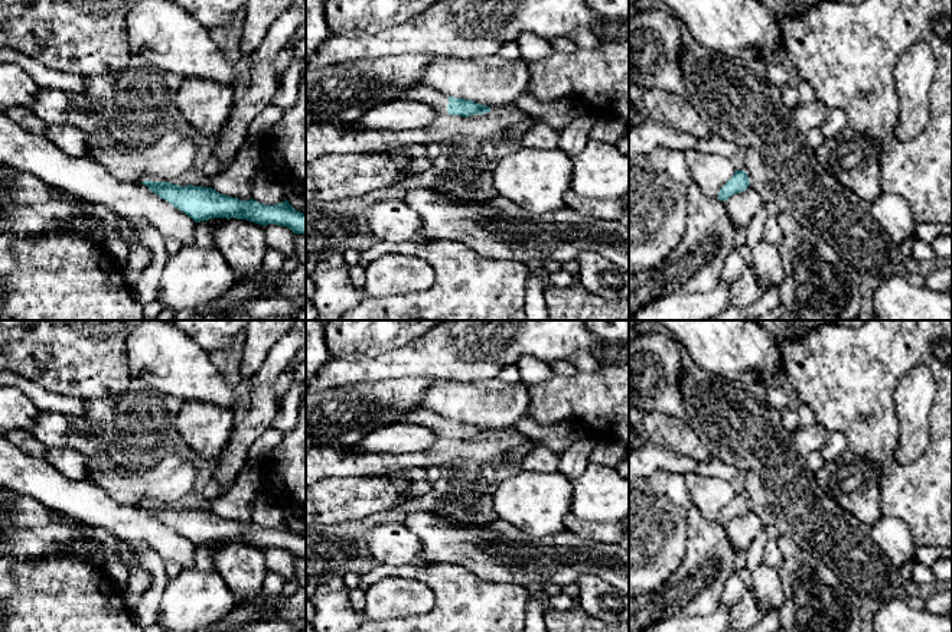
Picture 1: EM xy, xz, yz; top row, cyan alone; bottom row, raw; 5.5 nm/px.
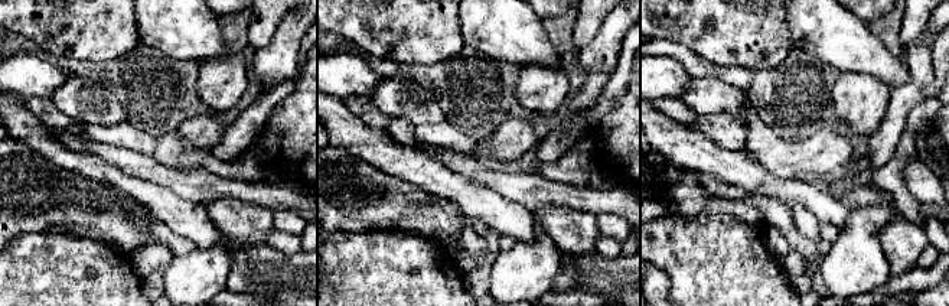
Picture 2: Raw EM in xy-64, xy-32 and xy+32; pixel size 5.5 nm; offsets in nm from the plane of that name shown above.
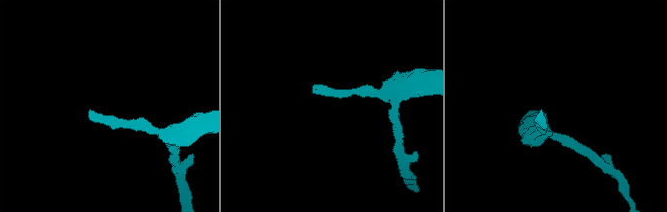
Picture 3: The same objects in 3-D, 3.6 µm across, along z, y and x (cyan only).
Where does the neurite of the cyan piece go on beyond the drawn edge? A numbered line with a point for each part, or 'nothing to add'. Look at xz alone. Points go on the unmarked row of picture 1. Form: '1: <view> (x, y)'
1: xz (439, 424)

